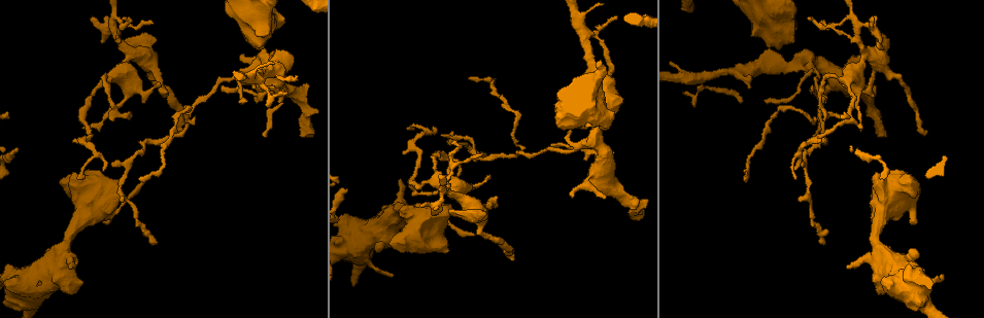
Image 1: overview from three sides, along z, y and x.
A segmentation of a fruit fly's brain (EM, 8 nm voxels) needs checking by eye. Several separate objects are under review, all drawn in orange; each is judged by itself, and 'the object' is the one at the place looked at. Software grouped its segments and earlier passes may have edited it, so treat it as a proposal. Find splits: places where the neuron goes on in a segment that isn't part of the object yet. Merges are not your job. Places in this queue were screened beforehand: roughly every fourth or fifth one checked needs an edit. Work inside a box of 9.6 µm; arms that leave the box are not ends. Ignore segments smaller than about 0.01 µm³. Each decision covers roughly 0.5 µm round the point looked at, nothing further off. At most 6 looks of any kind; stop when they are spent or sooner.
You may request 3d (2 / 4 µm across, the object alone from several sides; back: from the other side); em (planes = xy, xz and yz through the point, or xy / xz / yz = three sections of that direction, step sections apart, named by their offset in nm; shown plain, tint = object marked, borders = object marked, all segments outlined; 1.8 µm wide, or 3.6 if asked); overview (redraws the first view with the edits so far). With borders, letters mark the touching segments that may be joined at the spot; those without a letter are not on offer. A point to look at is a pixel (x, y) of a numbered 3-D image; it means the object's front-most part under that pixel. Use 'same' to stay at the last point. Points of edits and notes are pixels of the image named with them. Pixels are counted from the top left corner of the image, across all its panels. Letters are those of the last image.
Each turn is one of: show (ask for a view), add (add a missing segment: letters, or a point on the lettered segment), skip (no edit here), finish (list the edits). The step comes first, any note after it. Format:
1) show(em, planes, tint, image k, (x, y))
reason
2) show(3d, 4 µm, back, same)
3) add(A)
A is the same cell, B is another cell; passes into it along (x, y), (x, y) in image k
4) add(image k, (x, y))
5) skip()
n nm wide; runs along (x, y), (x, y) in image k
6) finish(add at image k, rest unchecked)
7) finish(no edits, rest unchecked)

show(em, 3.6 µm, yz, step 8, borders, image 1, (490, 177))
an open end

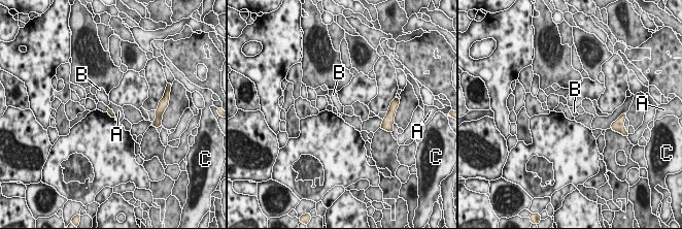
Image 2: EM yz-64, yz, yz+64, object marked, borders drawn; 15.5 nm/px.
show(em, 3.6 µm, planes, borders, same)

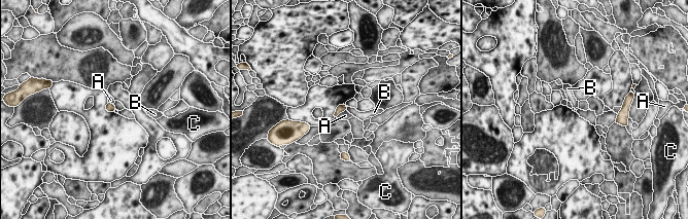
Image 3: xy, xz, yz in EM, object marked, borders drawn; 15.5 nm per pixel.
skip()
A, B and C are other cells; border along (112, 104), (116, 109) in image 3; no lettered segment goes on from it

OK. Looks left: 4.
show(3d, 2 µm, back, image 1, (886, 136))
free end

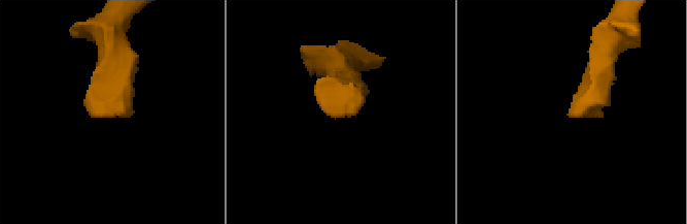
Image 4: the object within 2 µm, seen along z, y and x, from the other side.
show(em, planes, borders, image 4, (332, 114))

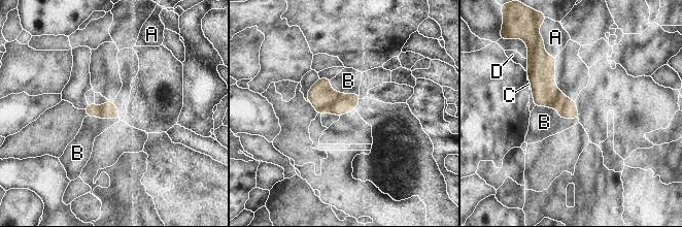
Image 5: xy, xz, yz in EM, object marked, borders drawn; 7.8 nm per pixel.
add(B)
B is the same cell, A, C and D are other cells; passes into it along (545, 92), (557, 109), (544, 122) in image 5; the neuron continues

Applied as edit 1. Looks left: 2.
finish(add at image 5, rest unchecked)

